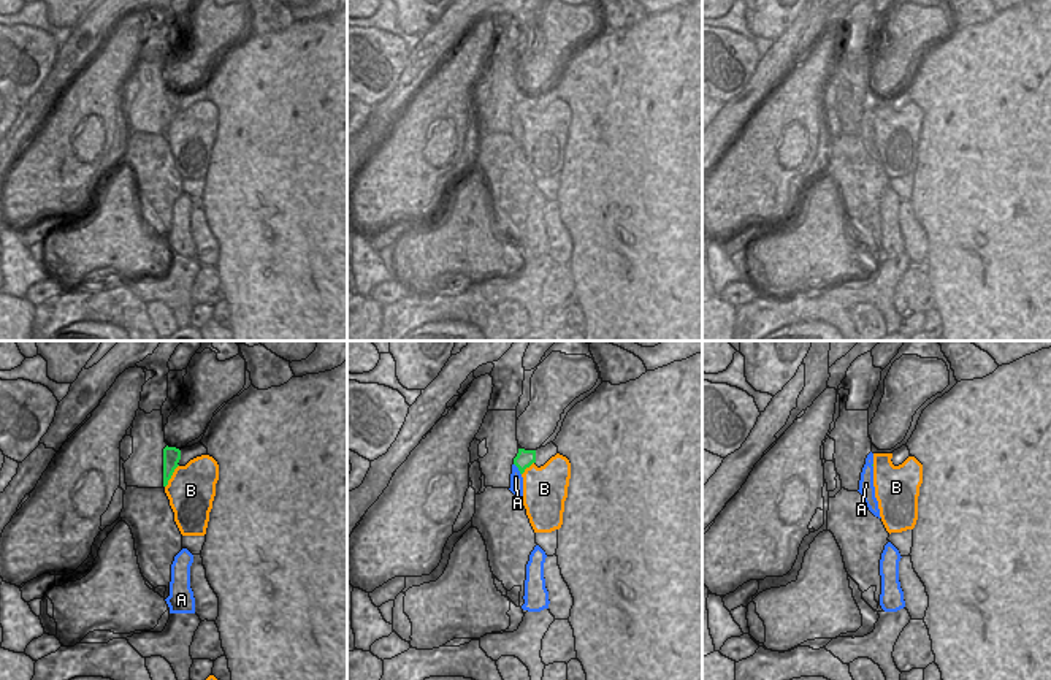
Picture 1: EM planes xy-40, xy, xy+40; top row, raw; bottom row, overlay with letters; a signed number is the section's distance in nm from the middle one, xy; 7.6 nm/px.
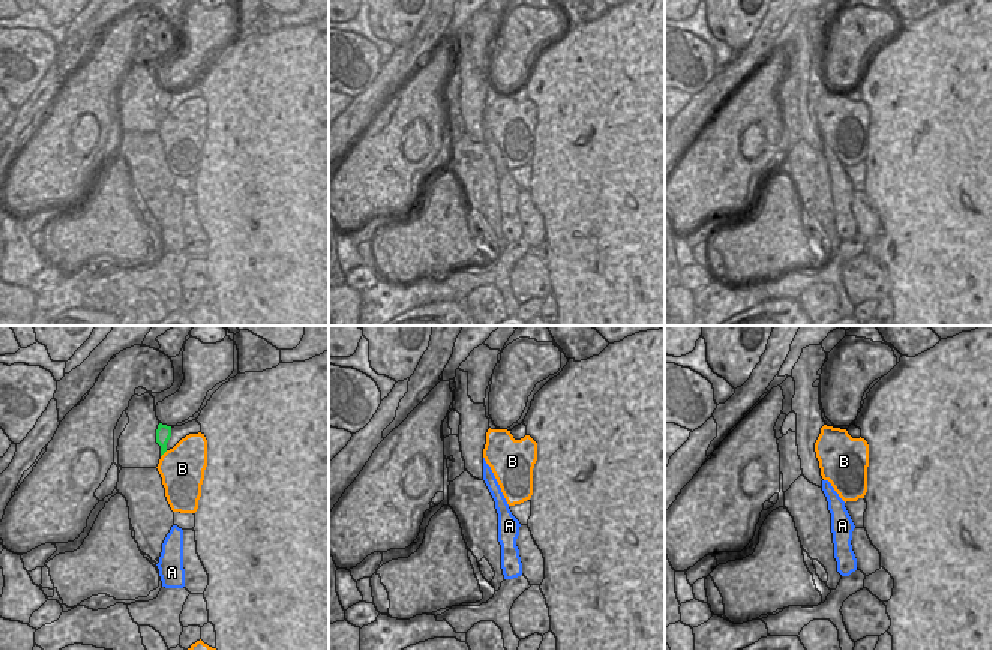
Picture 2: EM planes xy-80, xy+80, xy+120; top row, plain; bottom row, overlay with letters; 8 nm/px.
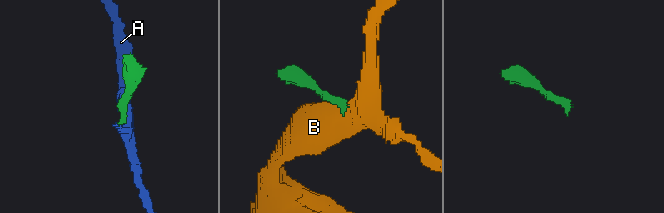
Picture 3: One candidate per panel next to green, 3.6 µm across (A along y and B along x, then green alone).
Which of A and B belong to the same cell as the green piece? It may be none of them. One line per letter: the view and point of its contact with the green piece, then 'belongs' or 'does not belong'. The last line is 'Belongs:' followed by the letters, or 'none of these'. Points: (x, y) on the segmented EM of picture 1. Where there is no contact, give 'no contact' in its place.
A: xy (519, 469) | belongs
B: xy-40 (171, 474) | does not belong
Belongs: A

